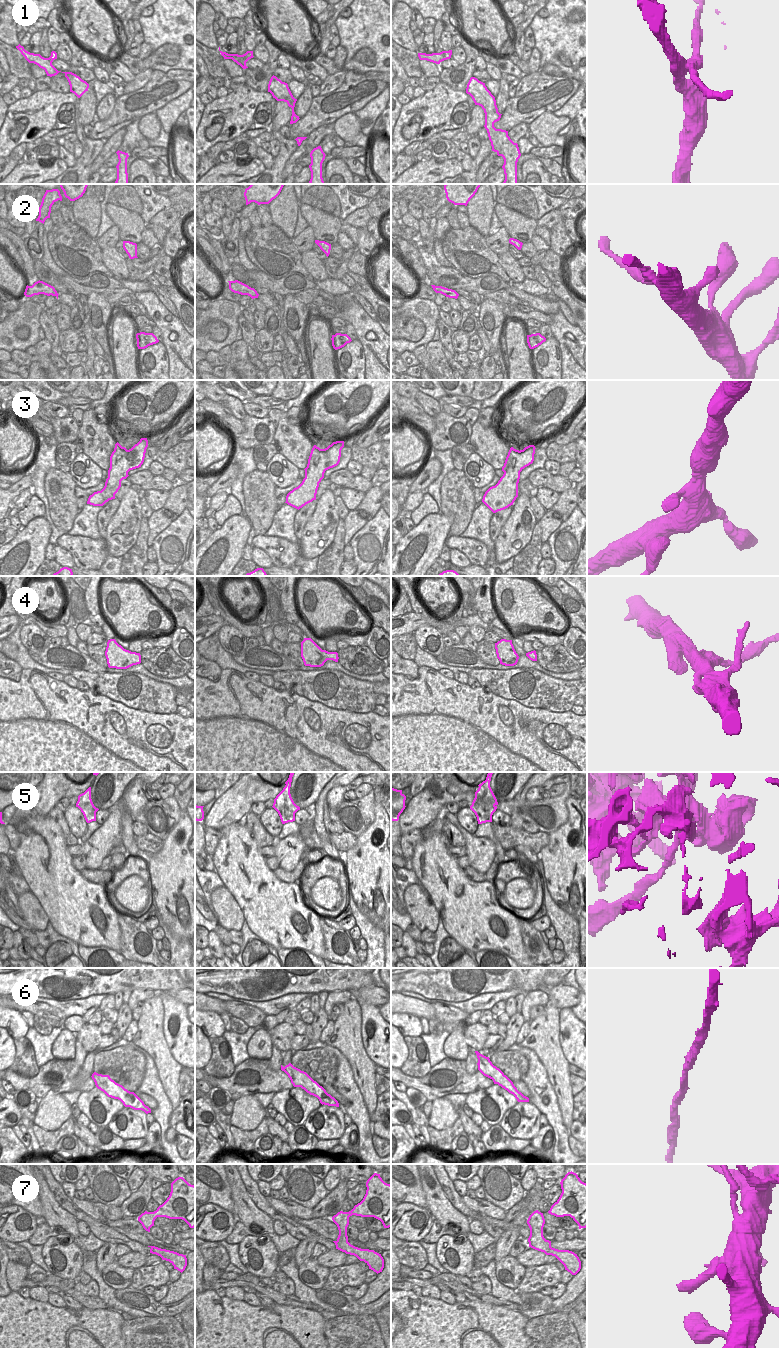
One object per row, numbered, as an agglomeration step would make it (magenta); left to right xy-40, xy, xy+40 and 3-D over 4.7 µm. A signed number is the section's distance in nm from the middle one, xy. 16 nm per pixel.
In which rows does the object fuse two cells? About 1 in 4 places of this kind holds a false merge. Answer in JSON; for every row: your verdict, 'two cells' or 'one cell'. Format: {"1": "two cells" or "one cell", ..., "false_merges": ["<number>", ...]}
{"1": "two cells", "2": "two cells", "3": "one cell", "4": "two cells", "5": "two cells", "6": "one cell", "7": "one cell", "false_merges": ["1", "2", "4", "5"]}

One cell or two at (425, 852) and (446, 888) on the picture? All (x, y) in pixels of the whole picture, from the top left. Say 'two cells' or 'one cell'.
one cell

